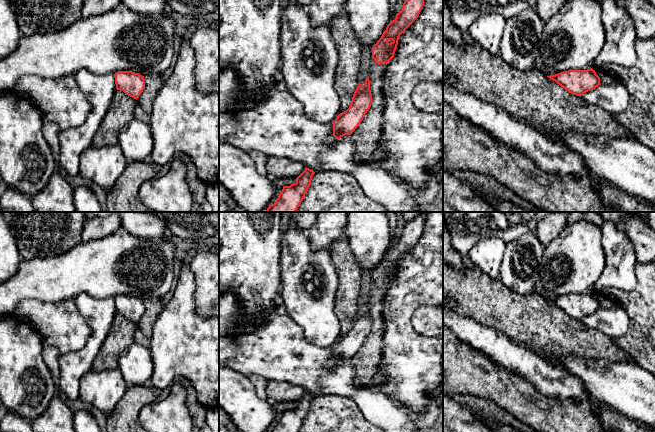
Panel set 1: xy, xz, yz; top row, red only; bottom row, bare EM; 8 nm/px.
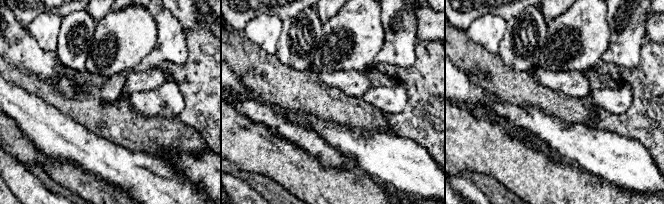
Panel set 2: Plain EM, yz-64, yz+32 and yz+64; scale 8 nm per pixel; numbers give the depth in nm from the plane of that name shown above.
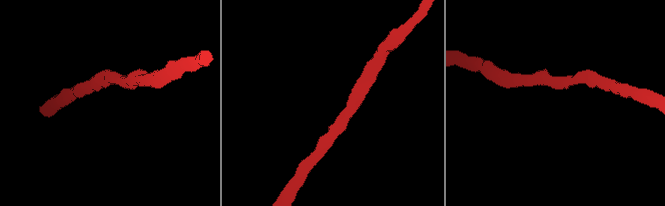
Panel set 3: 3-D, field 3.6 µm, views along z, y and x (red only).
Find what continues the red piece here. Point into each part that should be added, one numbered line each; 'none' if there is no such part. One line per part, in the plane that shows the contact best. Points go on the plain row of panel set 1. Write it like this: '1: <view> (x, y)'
none

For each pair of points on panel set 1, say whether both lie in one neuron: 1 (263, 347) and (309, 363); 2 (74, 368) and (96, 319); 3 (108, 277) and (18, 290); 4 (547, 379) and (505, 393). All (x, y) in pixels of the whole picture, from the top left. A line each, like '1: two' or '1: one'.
1: one
2: one
3: one
4: two

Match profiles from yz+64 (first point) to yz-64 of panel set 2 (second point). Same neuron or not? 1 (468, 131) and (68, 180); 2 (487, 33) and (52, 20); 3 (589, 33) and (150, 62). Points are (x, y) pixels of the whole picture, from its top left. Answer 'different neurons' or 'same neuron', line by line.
1: same neuron
2: same neuron
3: different neurons

